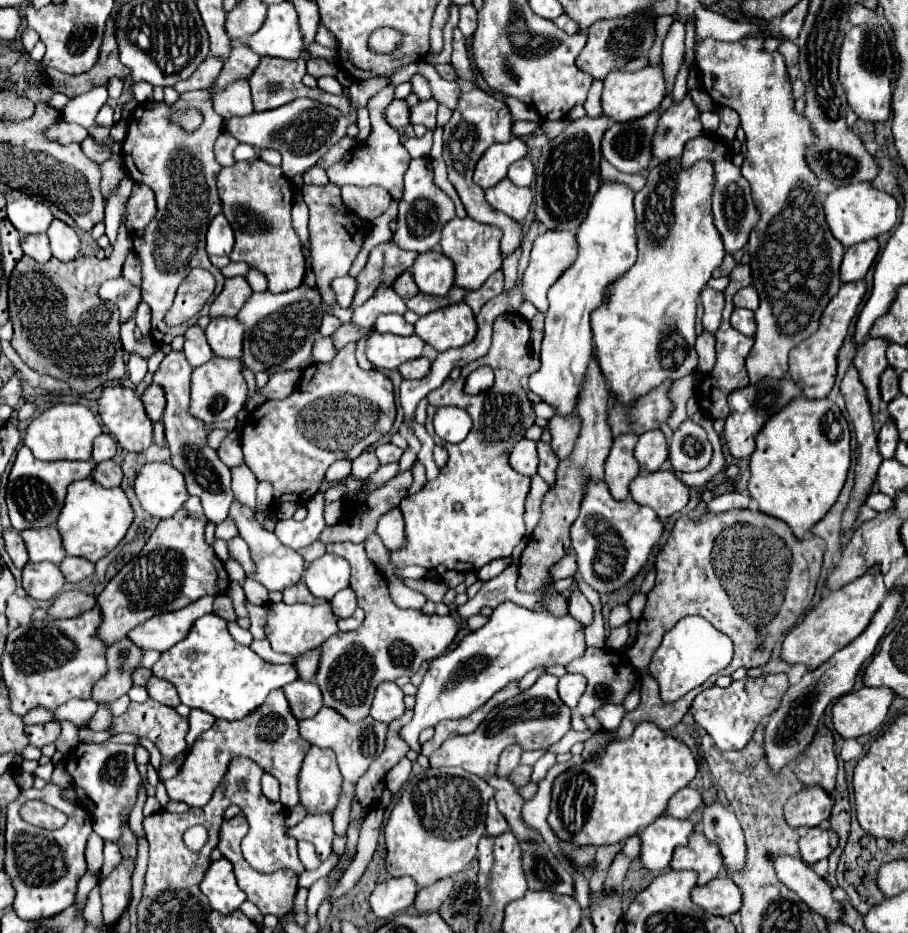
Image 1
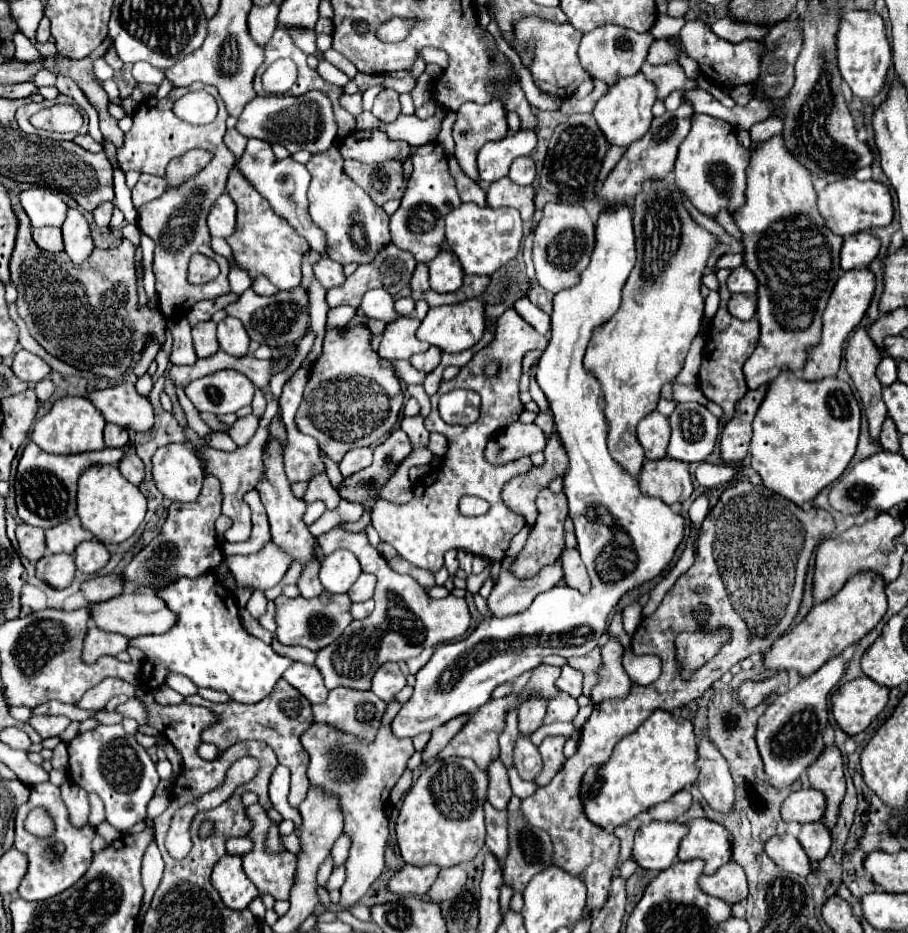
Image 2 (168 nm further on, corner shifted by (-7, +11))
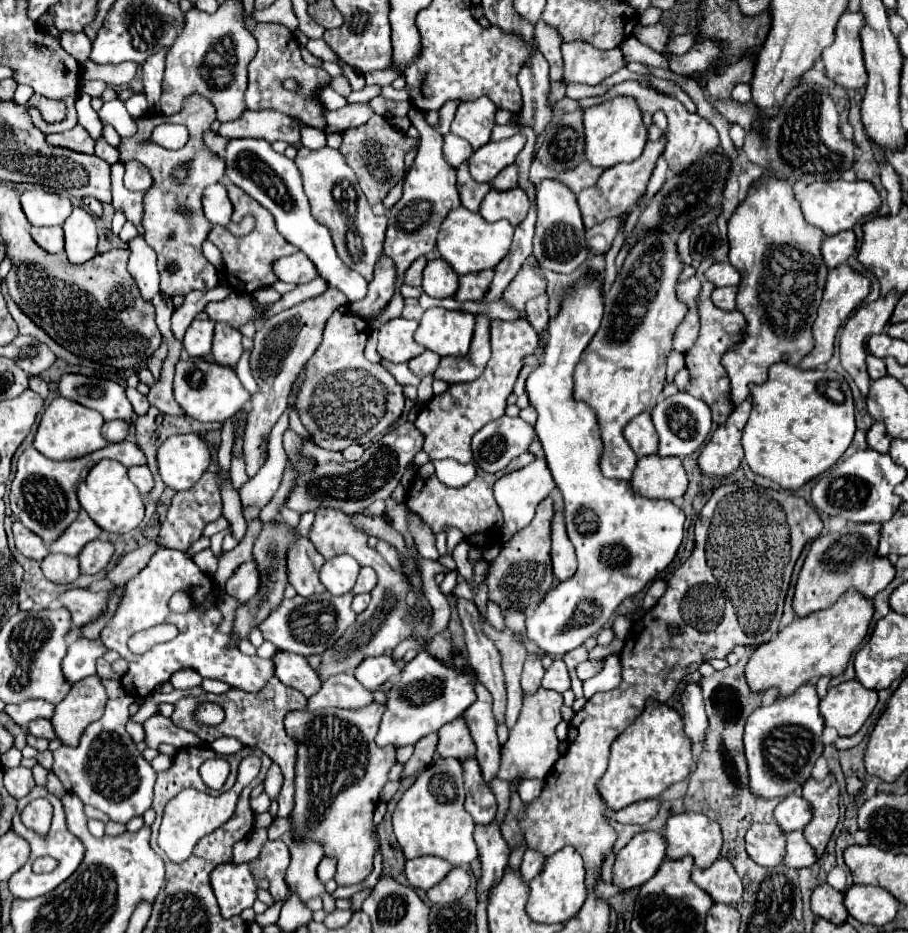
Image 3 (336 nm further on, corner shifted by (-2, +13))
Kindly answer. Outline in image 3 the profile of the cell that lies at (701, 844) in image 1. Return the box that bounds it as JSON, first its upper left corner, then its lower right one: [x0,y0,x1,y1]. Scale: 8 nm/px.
[662,813,722,869]

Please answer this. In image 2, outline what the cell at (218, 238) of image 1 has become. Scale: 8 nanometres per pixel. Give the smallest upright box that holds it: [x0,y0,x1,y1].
[209,193,235,237]

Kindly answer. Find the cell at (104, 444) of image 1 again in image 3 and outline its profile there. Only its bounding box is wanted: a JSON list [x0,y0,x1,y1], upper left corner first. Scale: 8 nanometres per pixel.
[102,419,130,443]

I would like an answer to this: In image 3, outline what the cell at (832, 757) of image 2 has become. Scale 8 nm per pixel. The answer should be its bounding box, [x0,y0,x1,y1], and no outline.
[802,775,838,859]

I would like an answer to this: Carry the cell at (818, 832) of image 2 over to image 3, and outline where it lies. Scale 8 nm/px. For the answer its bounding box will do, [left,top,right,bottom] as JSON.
[782,831,816,869]

